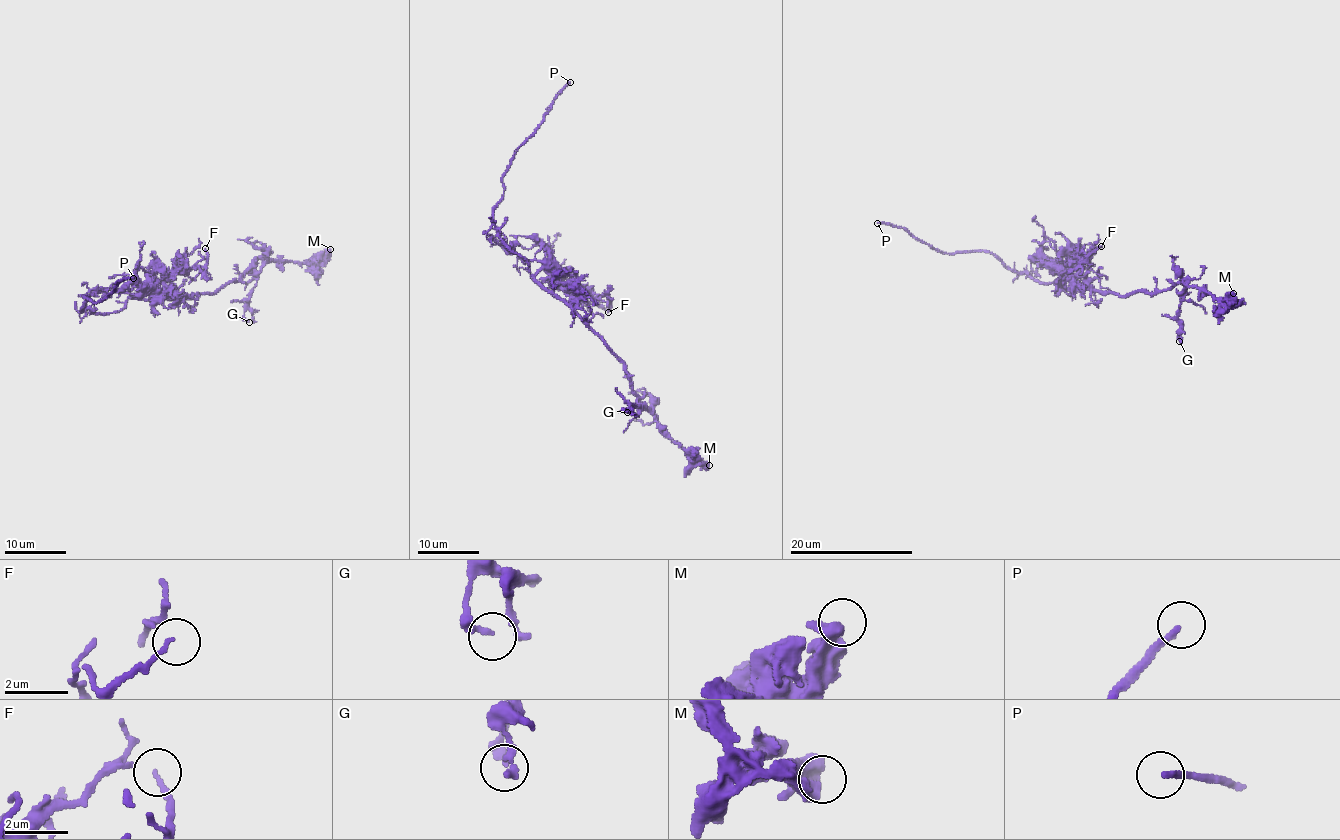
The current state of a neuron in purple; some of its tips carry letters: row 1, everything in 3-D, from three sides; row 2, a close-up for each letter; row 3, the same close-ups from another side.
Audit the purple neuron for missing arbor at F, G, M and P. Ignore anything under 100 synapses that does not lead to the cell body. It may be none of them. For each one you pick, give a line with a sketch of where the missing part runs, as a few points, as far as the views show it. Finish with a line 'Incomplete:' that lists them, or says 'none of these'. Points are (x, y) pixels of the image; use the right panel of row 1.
Incomplete: P

